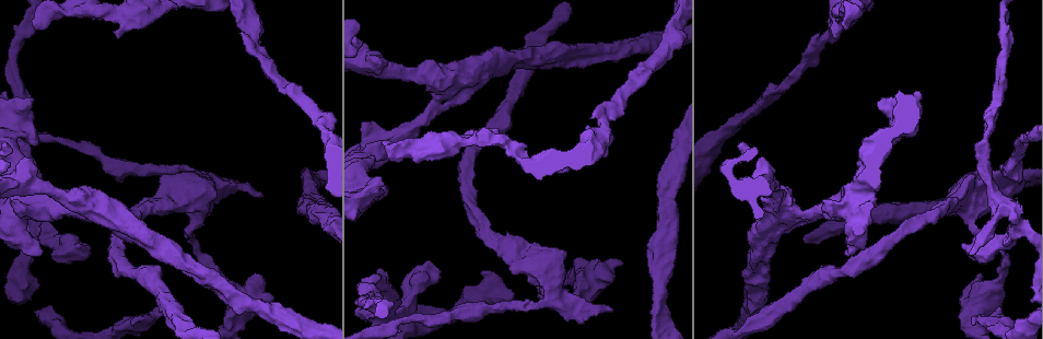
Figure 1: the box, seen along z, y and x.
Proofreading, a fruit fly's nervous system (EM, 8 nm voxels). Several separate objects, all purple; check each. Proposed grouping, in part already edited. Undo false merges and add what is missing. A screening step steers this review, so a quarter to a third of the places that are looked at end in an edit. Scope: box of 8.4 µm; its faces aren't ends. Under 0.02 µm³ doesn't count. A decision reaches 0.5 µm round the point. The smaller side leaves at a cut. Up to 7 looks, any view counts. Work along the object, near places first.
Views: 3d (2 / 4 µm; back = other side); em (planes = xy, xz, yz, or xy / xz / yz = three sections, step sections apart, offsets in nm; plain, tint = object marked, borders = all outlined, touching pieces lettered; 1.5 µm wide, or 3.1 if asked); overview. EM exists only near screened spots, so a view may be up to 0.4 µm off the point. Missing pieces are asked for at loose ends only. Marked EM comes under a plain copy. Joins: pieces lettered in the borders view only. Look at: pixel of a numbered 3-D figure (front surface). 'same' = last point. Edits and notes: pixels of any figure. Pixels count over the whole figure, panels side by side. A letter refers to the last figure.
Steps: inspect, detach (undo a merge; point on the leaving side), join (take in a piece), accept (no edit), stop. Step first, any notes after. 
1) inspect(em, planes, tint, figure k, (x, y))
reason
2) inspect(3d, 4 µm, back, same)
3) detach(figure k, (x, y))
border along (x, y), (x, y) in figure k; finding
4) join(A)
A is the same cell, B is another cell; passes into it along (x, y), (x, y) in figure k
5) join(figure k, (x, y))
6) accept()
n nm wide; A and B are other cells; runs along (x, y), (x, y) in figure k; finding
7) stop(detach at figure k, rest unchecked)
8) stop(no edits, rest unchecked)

inspect(em, planes, borders, figure 1, (382, 143))
branch stops here

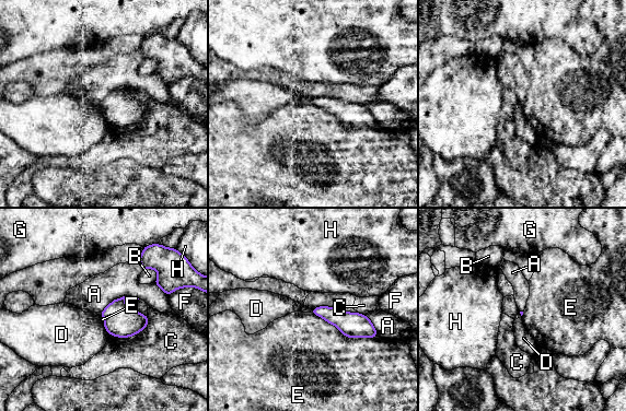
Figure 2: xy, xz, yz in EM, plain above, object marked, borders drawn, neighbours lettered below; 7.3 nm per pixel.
accept()
E touches over 550 nm; A, B, C, D, E, F, G and H are other cells; border along (311, 312), (347, 337), (378, 337) in figure 2; no lettered piece goes on from it

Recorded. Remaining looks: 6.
inspect(3d, 4 µm, figure 1, (898, 115))
two arms in line, one across

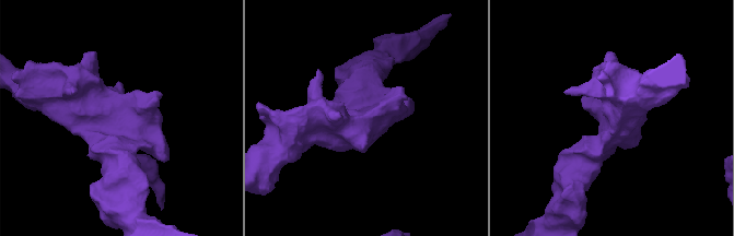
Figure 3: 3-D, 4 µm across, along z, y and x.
inspect(em, planes, borders, figure 3, (378, 118))
shape alone is not enough

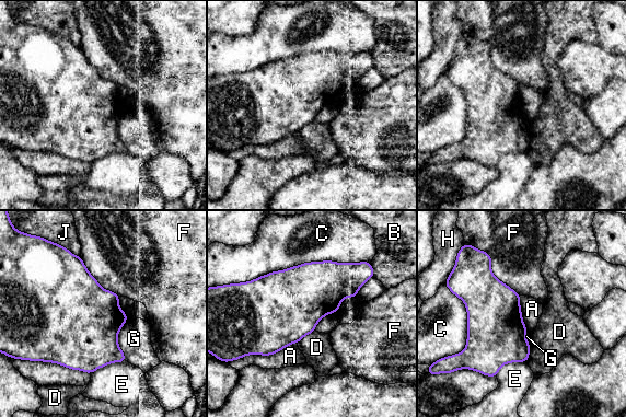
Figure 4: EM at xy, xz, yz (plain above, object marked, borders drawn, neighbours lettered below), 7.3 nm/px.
accept()
A, B, C, D, E, F, G, H and J are other cells; border along (464, 243), (520, 294) in figure 4; continuous, no second neuron

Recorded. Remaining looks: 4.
inspect(3d, 2 µm, figure 1, (970, 254))
free end

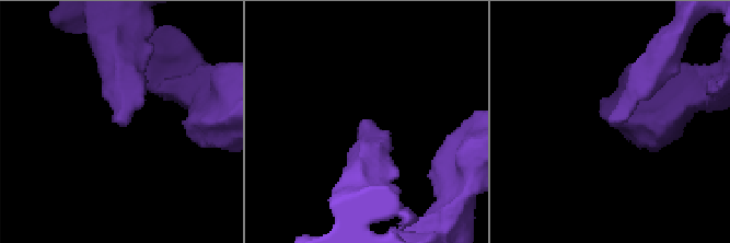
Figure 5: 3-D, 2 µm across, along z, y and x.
inspect(em, xy, step 4, tint, figure 5, (613, 126))

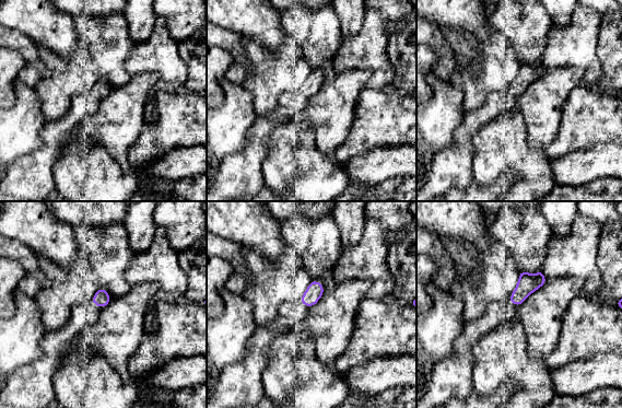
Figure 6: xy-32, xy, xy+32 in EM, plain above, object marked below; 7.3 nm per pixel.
inspect(em, xz, step 4, borders, same)

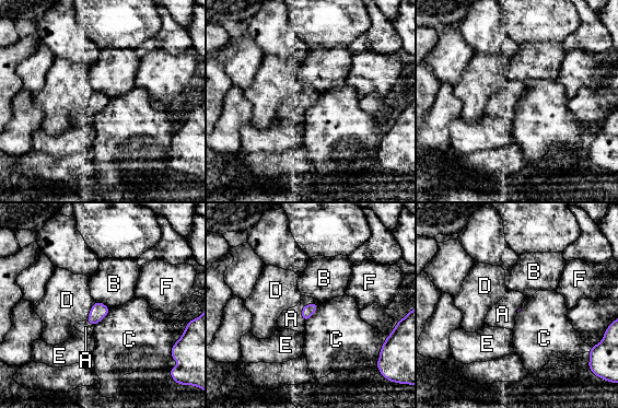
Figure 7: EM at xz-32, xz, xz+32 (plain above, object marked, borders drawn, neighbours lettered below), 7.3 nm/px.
join(A)
A is the same cell, B, C, D, E and F are other cells; the neuron continues

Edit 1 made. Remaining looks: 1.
stop(join at figure 7, rest unchecked)

